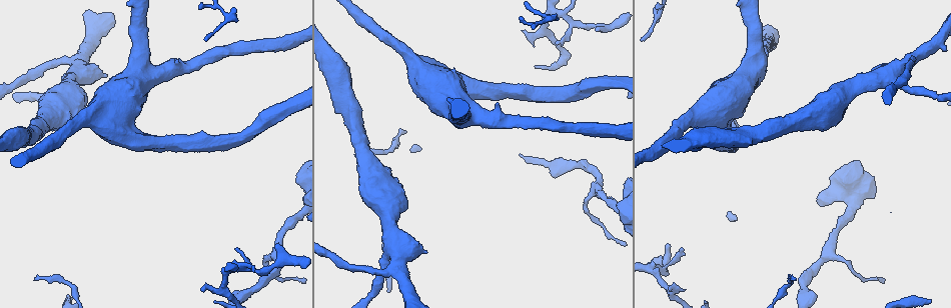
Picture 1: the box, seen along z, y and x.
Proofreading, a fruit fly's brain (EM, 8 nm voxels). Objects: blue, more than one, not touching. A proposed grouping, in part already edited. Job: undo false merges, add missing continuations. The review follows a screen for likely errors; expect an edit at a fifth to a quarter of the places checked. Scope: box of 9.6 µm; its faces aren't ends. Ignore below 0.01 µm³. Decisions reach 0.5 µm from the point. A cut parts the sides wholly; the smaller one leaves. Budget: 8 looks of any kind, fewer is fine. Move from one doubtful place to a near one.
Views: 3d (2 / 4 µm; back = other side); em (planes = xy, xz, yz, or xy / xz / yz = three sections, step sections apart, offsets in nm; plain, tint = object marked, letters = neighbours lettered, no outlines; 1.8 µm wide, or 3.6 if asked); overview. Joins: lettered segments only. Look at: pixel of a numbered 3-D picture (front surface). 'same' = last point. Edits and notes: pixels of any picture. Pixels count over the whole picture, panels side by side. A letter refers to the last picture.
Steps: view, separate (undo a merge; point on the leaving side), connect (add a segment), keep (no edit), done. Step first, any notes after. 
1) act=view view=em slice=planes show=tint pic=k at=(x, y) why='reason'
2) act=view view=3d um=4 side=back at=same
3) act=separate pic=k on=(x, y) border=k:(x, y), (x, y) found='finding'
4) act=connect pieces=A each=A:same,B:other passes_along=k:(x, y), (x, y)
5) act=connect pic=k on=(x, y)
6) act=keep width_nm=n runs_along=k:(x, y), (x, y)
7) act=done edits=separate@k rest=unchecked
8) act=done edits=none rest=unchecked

act=view view=3d um=4 pic=1 at=(792, 280) why='thin end'

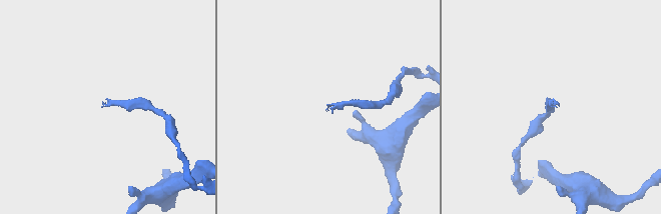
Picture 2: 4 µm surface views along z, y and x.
act=view view=em slice=yz step=8 show=letters pic=2 at=(554, 106)

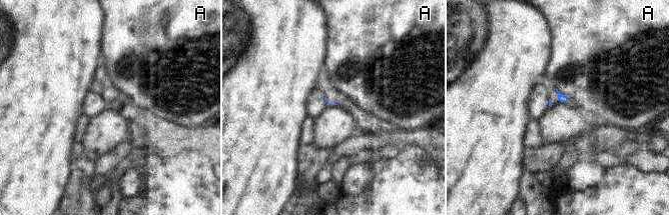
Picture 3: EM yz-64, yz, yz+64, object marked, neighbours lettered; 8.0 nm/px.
act=view view=em slice=planes show=letters at=same why='cut it another way'

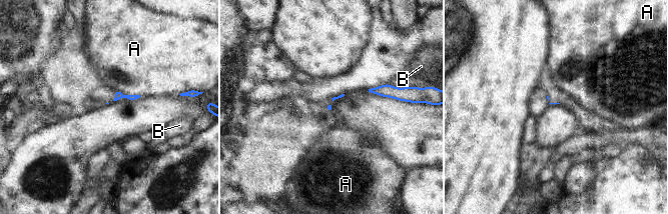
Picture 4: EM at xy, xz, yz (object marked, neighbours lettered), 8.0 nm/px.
act=keep each=A:other,B:other border=4:(114, 89), (124, 94), (141, 96) found='no lettered segment goes on from it'

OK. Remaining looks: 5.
act=view view=em slice=planes show=letters pic=1 at=(524, 33) why='an open end'

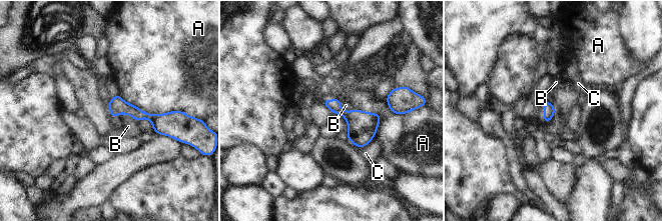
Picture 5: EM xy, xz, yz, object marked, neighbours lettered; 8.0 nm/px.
act=keep each=A:other,B:other,C:other runs_along=5:(111, 103), (138, 115), (167, 117) found='none of them fits'

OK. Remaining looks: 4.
act=view view=3d um=4 pic=1 at=(597, 29) why='free end'

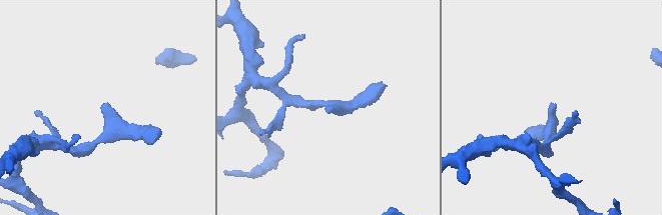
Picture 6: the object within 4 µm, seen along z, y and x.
act=view view=em slice=yz step=4 show=letters pic=6 at=(104, 103)

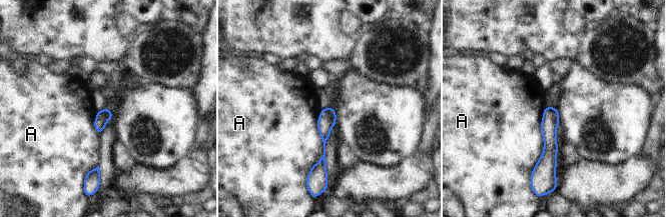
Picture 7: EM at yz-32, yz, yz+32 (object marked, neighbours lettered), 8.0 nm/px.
act=view view=em slice=planes show=letters at=same

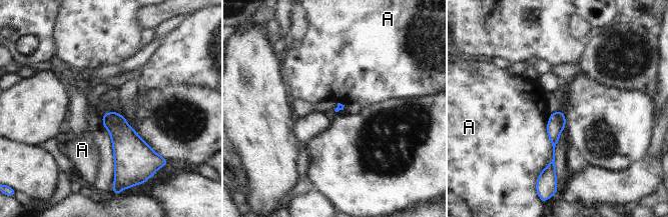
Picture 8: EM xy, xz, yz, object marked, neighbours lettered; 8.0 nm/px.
act=keep each=A:other runs_along=8:(559, 114), (554, 128), (554, 158), (548, 170) found='none of them fits'

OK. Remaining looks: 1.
act=done edits=none rest=unchecked

